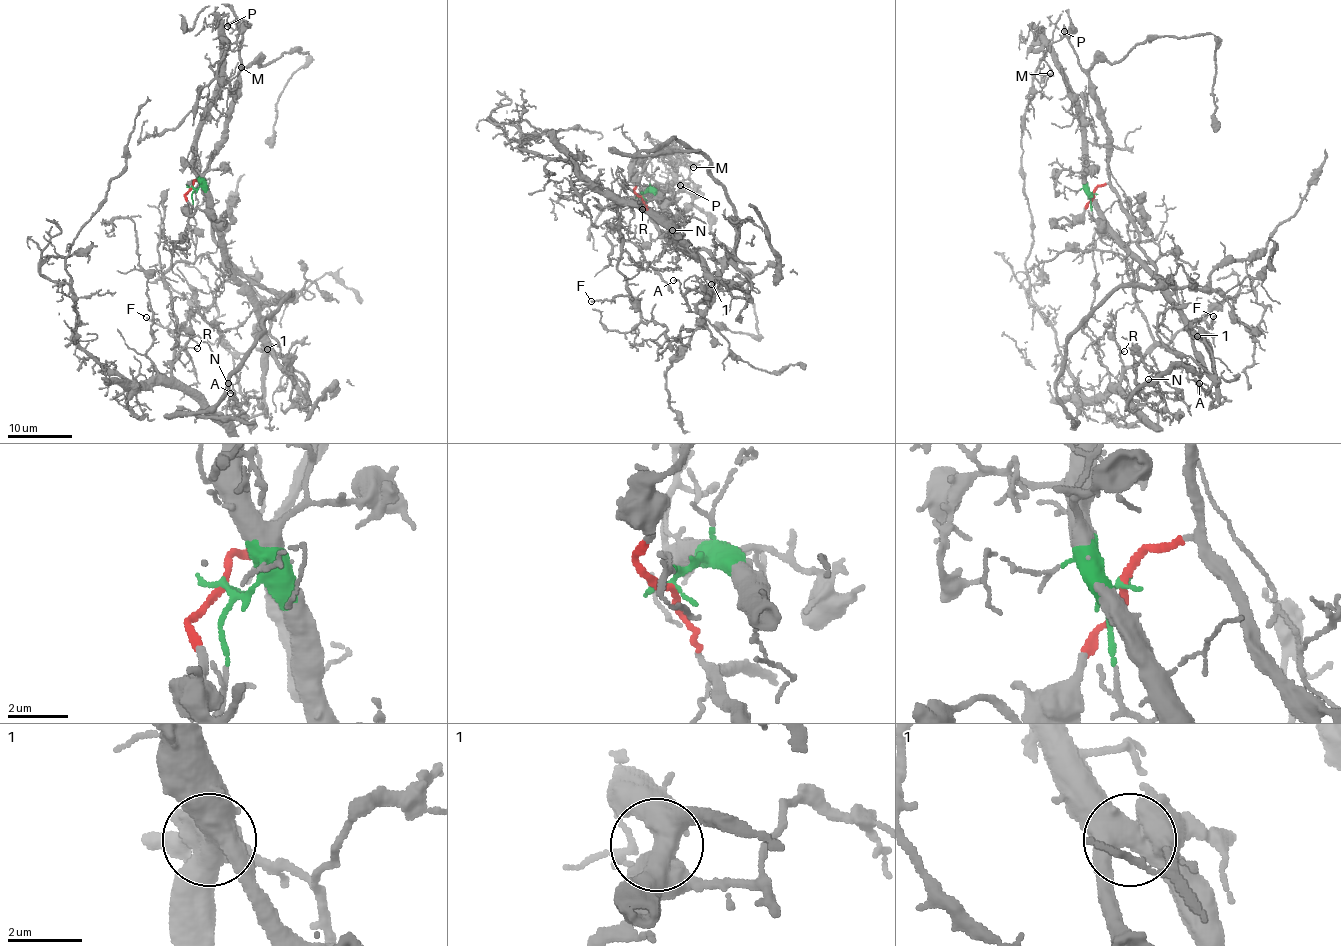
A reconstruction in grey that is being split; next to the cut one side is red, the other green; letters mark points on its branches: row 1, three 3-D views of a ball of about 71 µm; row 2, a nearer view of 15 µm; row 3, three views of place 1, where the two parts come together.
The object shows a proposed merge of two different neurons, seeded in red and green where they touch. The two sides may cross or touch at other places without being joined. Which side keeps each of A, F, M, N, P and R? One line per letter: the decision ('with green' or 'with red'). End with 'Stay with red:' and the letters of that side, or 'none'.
A: with green
F: with red
M: with green
N: with red
P: with green
R: with red
Stay with red: F, N, R

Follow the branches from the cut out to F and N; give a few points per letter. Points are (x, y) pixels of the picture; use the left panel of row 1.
F: (192, 187), (201, 171), (195, 257), (164, 273), (176, 344), (173, 331), (183, 325), (169, 331), (146, 317)
N: (192, 187), (201, 171), (195, 257), (164, 273), (178, 342), (172, 376), (229, 427), (227, 383)

